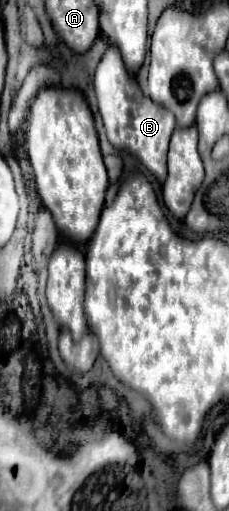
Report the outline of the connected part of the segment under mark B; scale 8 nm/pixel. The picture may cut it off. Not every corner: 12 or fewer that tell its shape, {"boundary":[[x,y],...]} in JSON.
{"boundary":[[117,47],[93,87],[109,143],[163,183],[171,111],[141,93]]}

